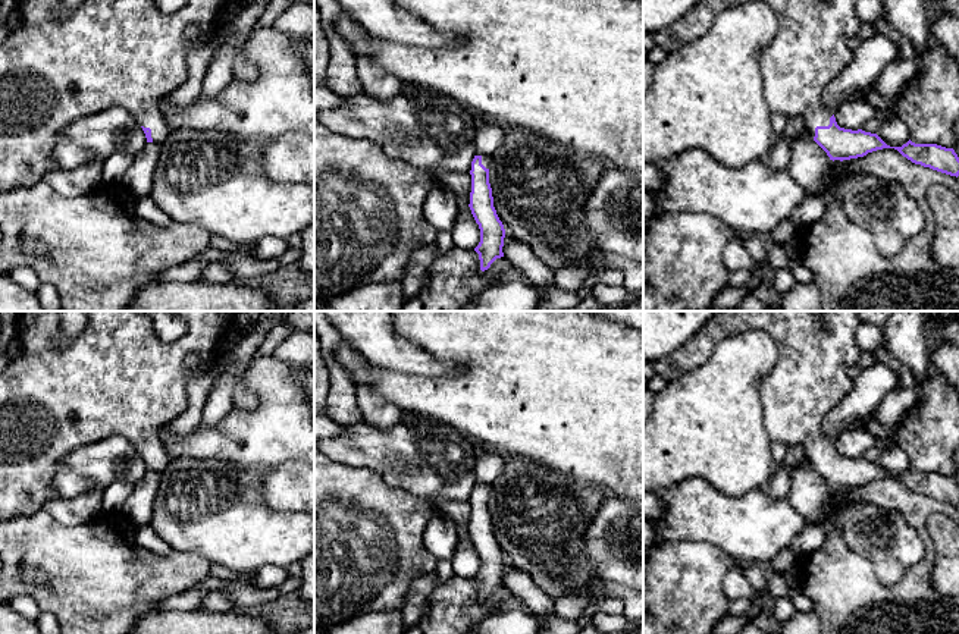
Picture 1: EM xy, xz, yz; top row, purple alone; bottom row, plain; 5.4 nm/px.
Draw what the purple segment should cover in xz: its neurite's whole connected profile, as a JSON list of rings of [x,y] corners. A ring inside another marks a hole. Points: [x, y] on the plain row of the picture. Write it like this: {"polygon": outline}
{"polygon": [[[474,484],[471,490],[470,539],[480,558],[480,571],[474,577],[479,583],[480,599],[504,586],[502,575],[505,558],[493,536],[492,517],[489,512],[491,484]]]}

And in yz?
{"polygon": [[[717,311],[681,348],[655,361],[654,368],[668,383],[674,382],[705,364],[714,346],[725,336],[762,330],[777,343],[778,349],[772,370],[762,377],[759,386],[762,418],[772,442],[802,446],[806,462],[833,490],[894,477],[915,493],[958,506],[959,486],[953,477],[937,473],[915,473],[911,468],[902,476],[890,476],[877,462],[840,456],[834,440],[824,431],[822,421],[853,386],[847,368],[856,365],[861,355],[856,343],[856,330],[861,323],[858,311],[824,311],[819,316],[812,311]]]}

